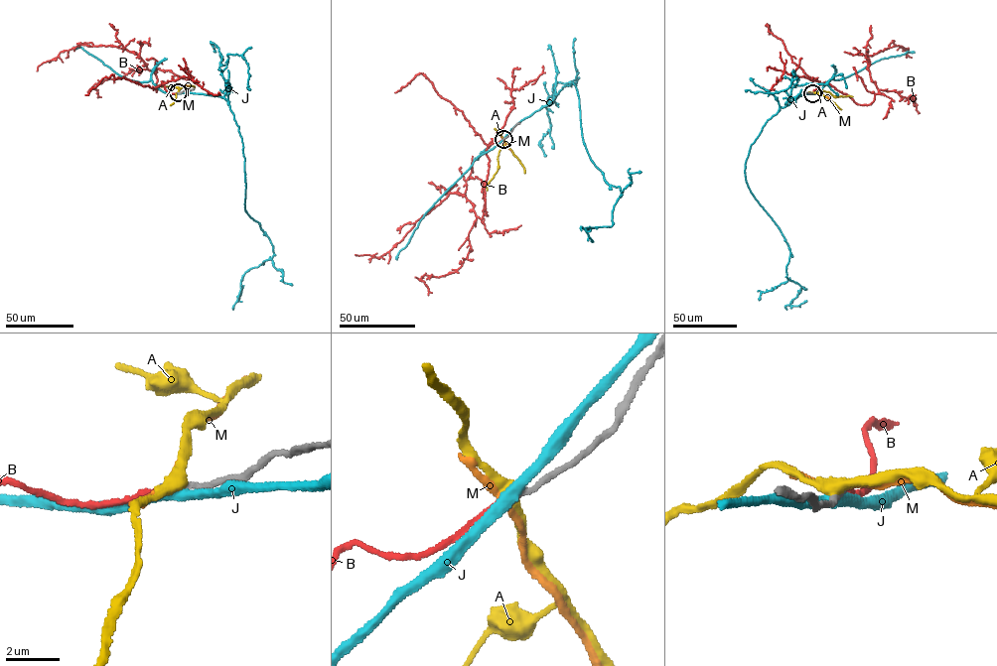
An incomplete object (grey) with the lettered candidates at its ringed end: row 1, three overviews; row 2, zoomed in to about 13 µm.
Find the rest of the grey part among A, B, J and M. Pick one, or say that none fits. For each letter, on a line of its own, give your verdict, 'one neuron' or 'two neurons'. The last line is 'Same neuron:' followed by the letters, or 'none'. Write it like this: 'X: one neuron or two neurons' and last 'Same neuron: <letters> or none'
A: two neurons
B: one neuron
J: two neurons
M: two neurons
Same neuron: B

